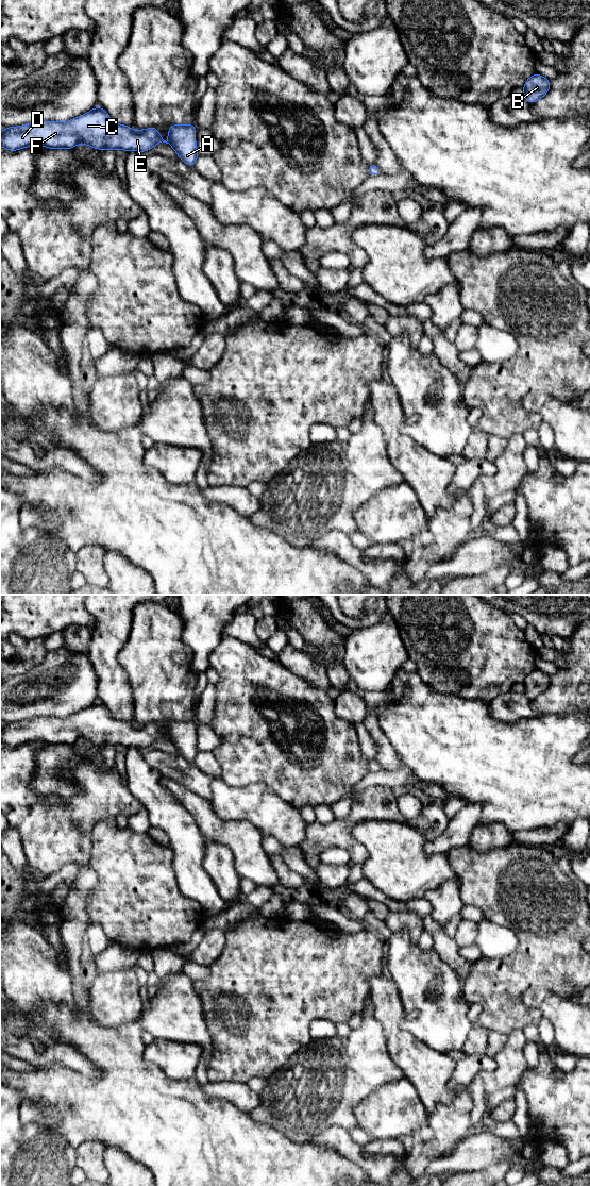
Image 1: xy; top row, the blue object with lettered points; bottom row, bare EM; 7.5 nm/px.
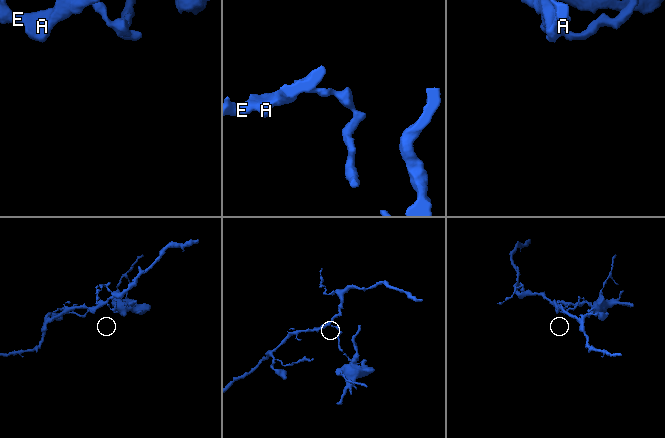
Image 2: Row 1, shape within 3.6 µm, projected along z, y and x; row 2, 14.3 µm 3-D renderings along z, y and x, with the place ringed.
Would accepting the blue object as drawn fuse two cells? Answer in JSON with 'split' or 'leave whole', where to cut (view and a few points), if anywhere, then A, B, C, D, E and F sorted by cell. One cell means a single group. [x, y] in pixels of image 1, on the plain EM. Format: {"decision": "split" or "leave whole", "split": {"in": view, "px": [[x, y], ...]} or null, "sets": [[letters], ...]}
{"decision": "leave whole", "split": null, "sets": [["A", "B", "C", "D", "E", "F"]]}

